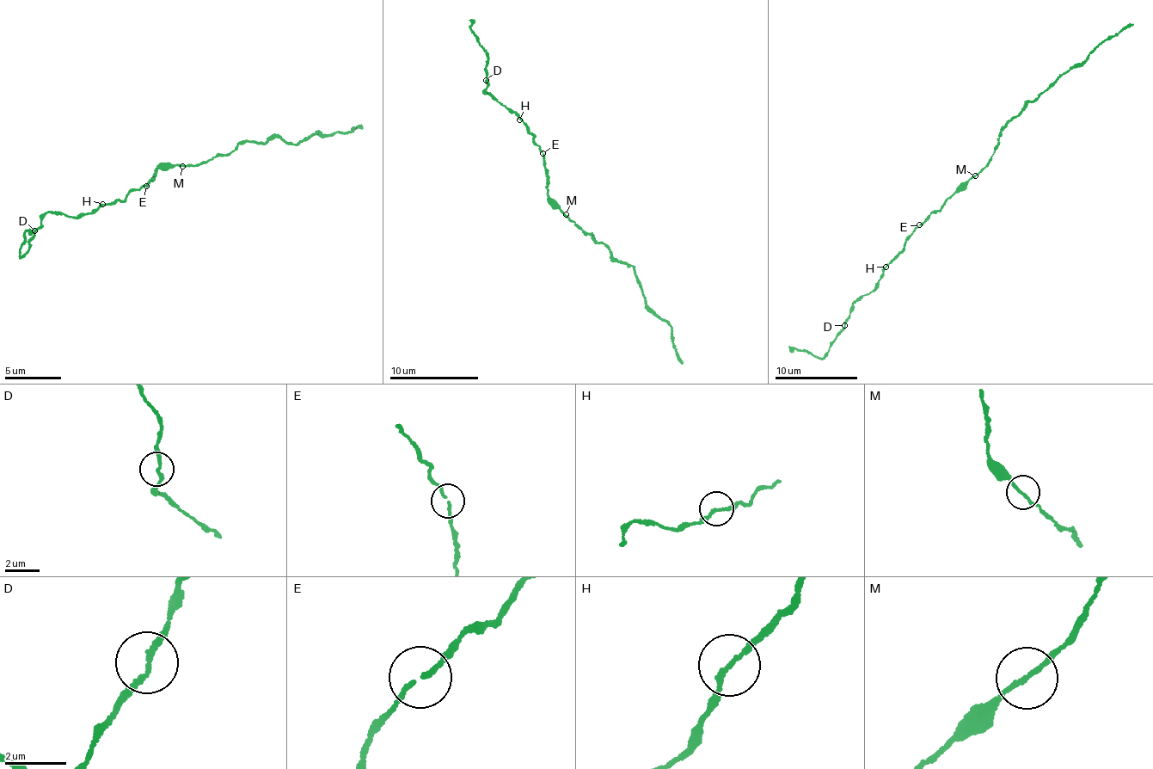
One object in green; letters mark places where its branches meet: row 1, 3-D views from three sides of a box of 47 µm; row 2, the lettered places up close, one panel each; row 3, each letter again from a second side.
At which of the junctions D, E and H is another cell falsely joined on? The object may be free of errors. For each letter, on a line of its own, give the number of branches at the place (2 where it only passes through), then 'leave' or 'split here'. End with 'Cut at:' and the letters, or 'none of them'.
D: 2 | leave
E: 2 | leave
H: 2 | leave
Cut at: none of them

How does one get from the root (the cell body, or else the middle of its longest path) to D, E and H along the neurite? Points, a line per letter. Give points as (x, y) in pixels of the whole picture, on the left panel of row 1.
D: (163, 169), (158, 168), (144, 187), (132, 189), (122, 200), (114, 199), (76, 217), (47, 212), (34, 230)
E: (163, 169), (158, 168), (147, 185)
H: (163, 169), (158, 168), (155, 176), (144, 187), (132, 189), (122, 200), (114, 199), (109, 203), (102, 204)

